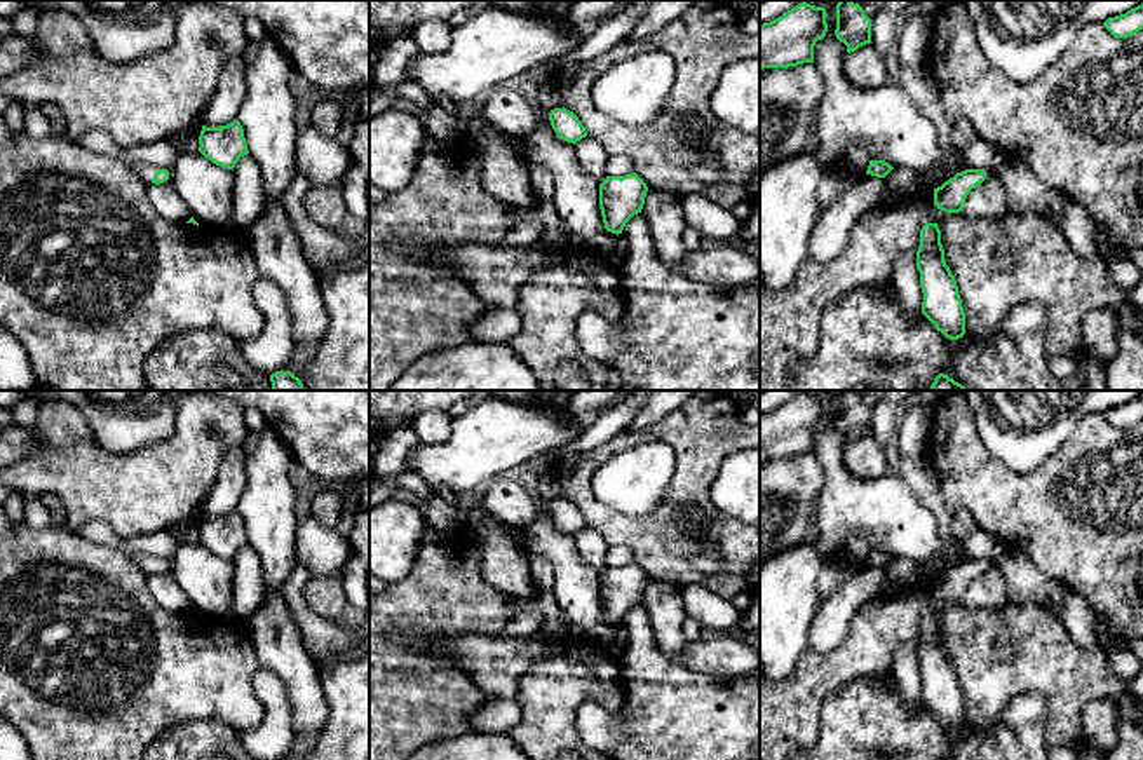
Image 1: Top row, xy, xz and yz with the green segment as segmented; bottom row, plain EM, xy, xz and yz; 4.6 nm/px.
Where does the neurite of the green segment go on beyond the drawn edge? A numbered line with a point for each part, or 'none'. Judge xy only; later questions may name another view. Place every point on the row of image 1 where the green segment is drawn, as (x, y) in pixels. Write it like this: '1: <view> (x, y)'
1: xy (147, 171)

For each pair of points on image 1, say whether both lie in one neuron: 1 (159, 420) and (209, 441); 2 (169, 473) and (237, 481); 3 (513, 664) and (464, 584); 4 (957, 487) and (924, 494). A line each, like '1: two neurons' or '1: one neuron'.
1: two neurons
2: two neurons
3: two neurons
4: two neurons

